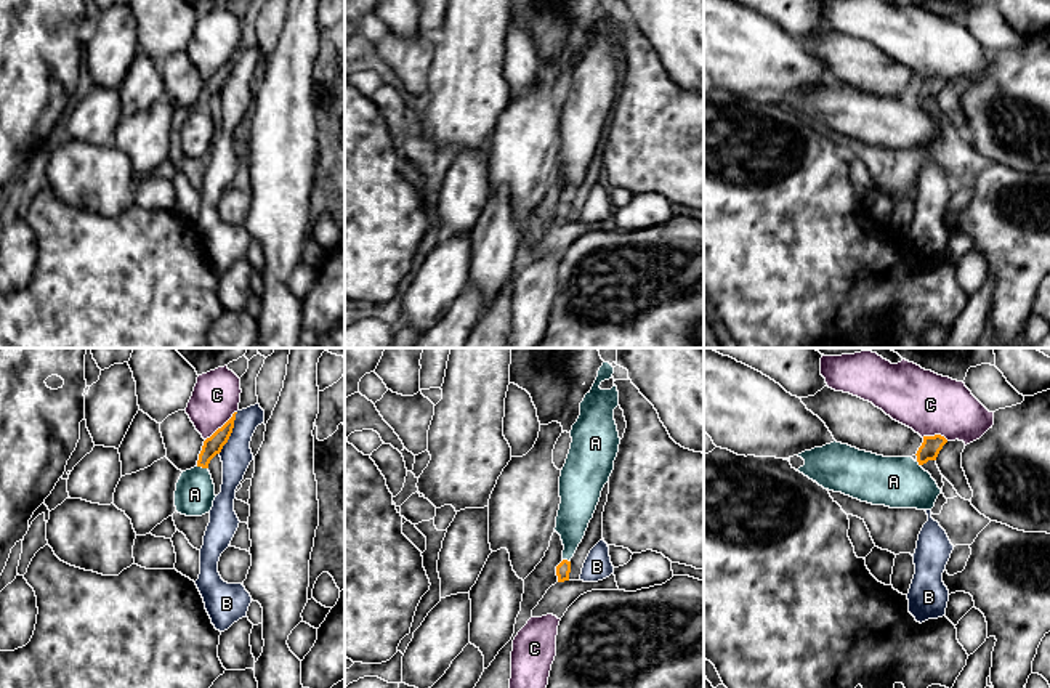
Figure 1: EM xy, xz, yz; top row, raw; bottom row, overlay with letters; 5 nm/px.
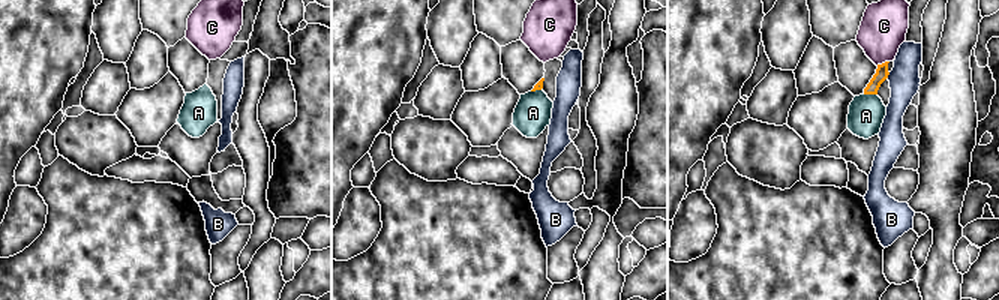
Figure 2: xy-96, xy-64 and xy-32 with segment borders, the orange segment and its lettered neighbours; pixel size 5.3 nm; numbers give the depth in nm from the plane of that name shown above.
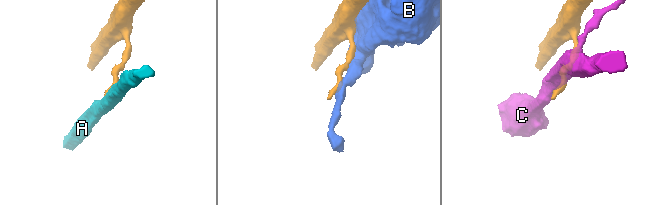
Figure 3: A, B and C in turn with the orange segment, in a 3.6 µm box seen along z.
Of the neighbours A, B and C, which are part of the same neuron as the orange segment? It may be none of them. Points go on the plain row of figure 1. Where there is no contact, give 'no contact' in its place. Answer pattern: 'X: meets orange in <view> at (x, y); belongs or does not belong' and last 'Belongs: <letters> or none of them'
A: meets orange in xy at (202, 108); does not belong
B: meets orange in xy at (231, 72); does not belong
C: meets orange in xy at (222, 68); does not belong
Belongs: none of them

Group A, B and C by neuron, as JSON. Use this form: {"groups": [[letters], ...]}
{"groups": [["A"], ["B"], ["C"]]}

